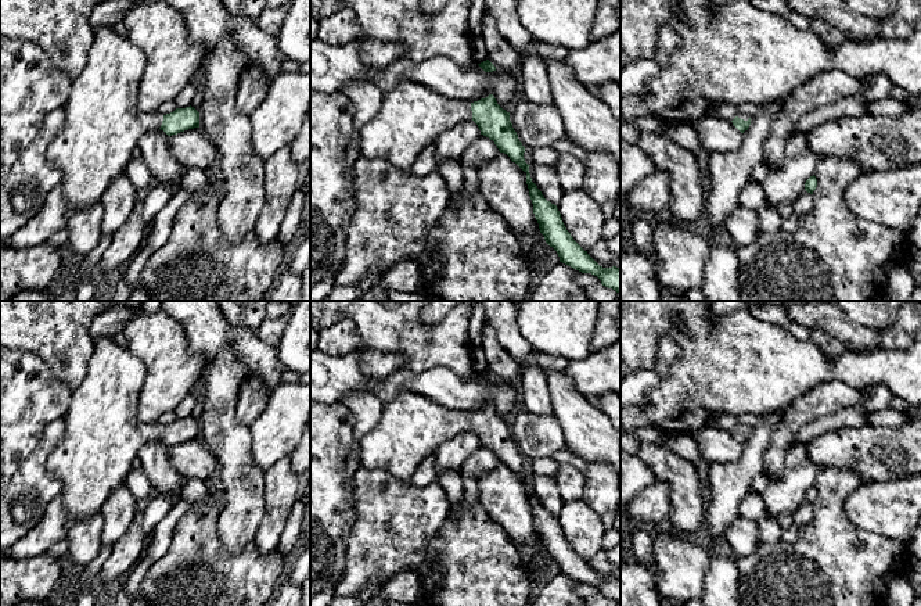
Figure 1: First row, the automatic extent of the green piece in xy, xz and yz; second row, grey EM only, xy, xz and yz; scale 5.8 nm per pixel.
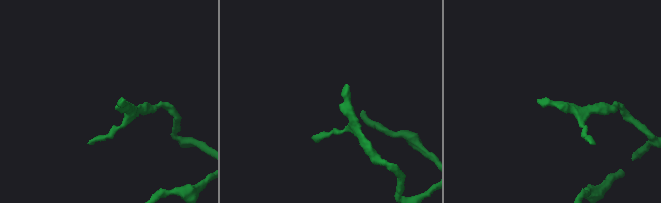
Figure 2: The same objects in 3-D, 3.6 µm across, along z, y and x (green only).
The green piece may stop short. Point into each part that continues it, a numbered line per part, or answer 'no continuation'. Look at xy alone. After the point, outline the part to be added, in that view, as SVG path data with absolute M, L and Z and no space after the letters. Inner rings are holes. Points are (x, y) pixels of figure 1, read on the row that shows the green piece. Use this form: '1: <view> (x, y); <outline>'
1: xy (103, 125); M98 26L94 29L94 42L89 51L89 60L83 72L72 80L72 90L64 105L65 125L50 141L47 148L48 161L62 172L62 194L68 205L68 219L78 211L100 202L108 186L125 172L132 153L138 140L148 132L159 129L163 115L143 112L138 105L138 90L144 75L147 57L144 51L123 37L115 28Z

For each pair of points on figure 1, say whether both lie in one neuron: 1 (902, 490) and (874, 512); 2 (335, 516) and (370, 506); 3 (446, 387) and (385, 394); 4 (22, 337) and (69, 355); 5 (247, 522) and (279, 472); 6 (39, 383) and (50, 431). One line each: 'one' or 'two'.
1: one
2: two
3: one
4: one
5: two
6: two

